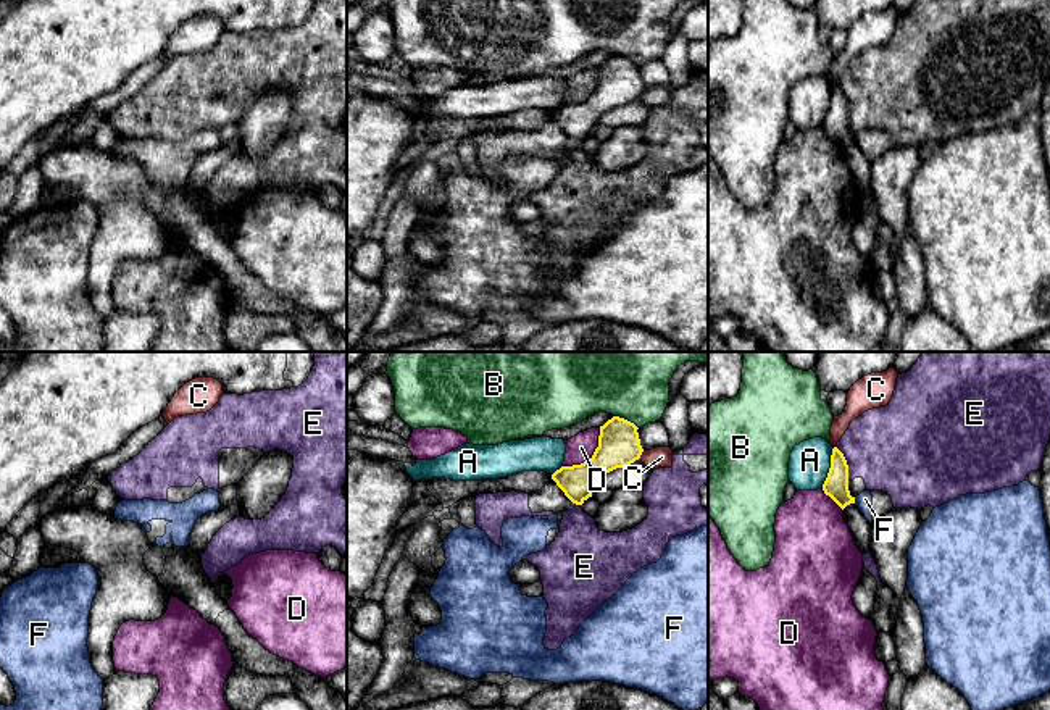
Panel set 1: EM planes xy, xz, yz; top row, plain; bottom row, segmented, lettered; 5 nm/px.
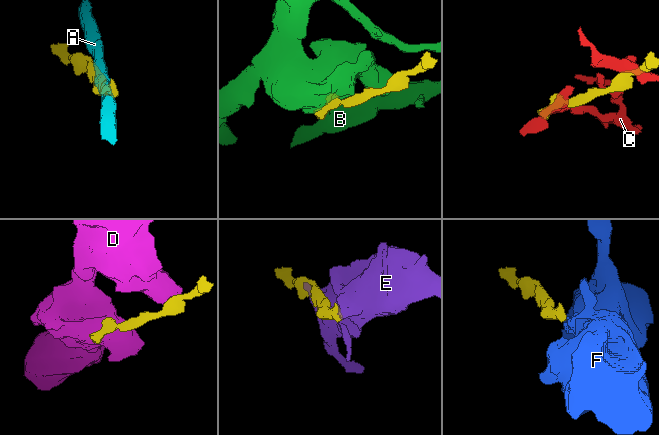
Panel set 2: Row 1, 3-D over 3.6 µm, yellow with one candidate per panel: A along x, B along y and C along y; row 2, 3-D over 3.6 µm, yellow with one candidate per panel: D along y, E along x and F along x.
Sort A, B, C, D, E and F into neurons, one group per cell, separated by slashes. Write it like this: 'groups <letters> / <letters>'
groups A / B / C / D / E / F

